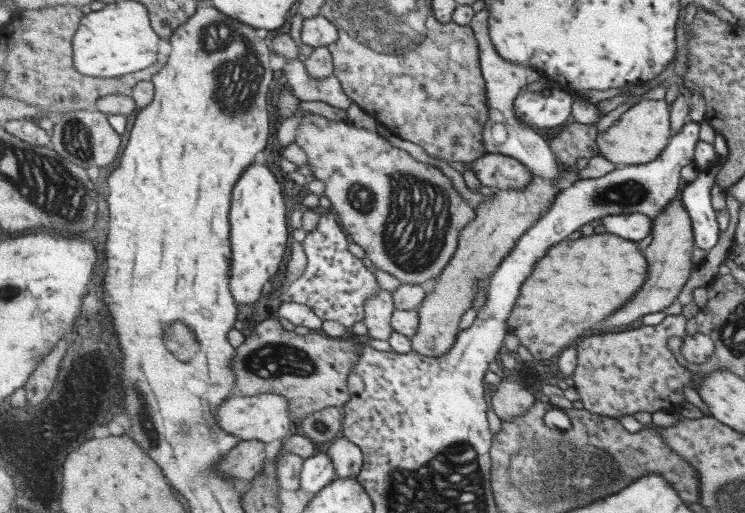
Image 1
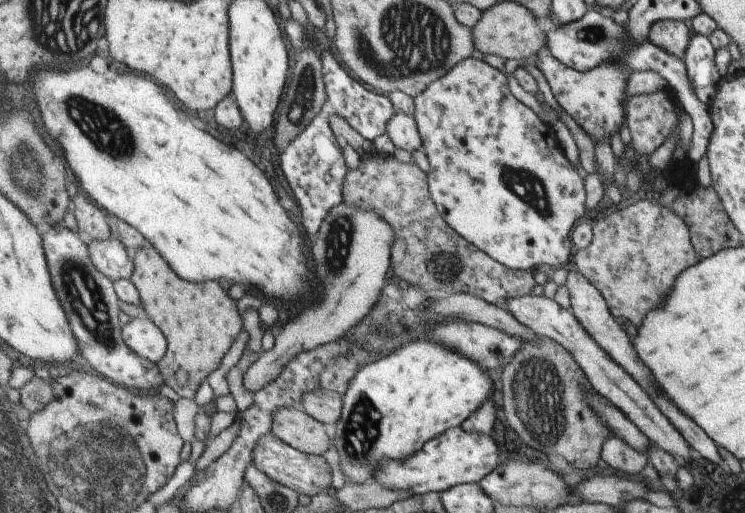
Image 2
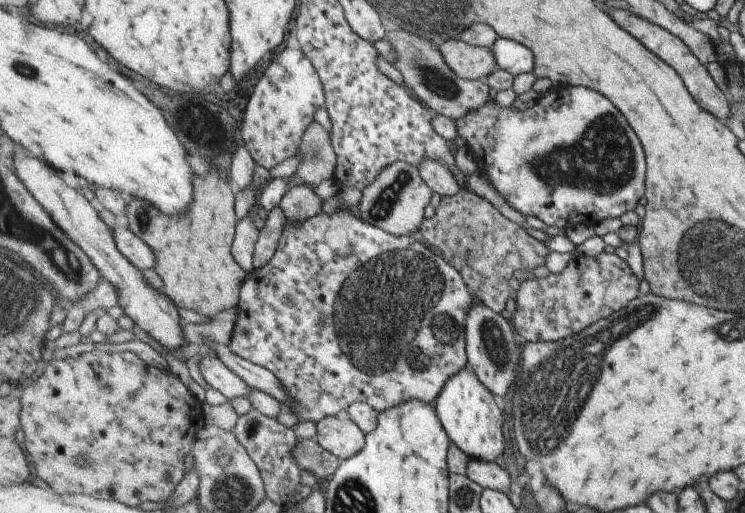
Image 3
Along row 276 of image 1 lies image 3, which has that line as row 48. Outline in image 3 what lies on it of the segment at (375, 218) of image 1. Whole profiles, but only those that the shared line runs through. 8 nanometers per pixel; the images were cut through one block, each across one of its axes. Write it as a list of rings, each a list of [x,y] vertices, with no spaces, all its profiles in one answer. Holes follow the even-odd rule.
[[[405,30],[388,32],[386,39],[395,50],[395,68],[401,73],[406,87],[413,91],[427,107],[451,119],[467,116],[469,112],[485,106],[489,98],[489,85],[486,79],[463,79],[452,70],[441,54],[435,41],[425,40],[417,34]]]

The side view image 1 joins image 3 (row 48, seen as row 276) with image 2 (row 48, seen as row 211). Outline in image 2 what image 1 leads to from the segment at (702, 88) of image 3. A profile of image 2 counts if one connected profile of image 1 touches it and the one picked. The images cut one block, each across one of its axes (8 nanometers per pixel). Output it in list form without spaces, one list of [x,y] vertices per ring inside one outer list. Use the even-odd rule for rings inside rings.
[[[667,19],[657,22],[649,34],[651,39],[657,46],[667,50],[669,54],[677,56],[677,58],[685,58],[688,53],[689,43],[692,41],[693,30],[691,25],[685,21]]]

